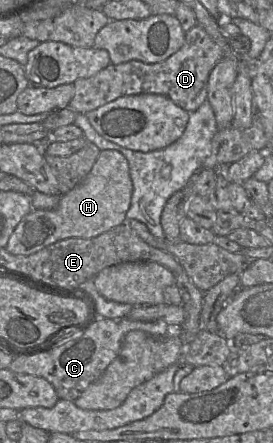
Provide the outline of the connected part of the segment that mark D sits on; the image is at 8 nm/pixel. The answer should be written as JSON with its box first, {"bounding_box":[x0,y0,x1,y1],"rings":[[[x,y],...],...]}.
{"bounding_box":[68,24,224,115],"rings":[[[196,24],[185,32],[183,46],[162,62],[149,64],[131,60],[117,65],[110,63],[97,74],[76,80],[68,108],[85,115],[119,97],[150,93],[166,96],[186,111],[194,112],[207,100],[210,72],[223,57],[224,50]]]}

